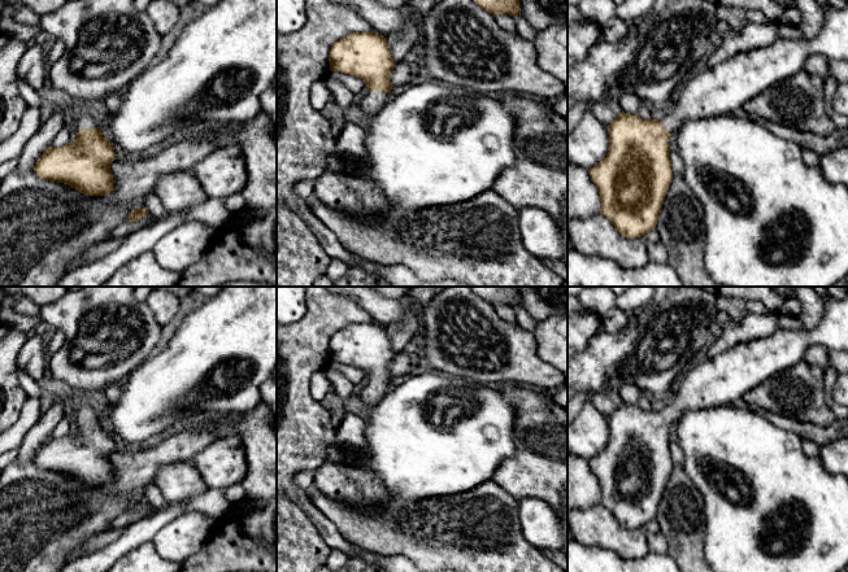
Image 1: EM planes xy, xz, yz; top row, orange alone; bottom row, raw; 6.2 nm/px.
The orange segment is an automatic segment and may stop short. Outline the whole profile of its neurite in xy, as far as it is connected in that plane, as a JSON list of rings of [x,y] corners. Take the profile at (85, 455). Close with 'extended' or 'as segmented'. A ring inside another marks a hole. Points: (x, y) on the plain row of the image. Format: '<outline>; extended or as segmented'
[[[84,402],[77,410],[77,431],[61,438],[49,437],[38,450],[34,462],[40,470],[68,475],[86,486],[108,486],[114,480],[110,460],[114,447],[114,438],[103,427],[99,410]]]; extended

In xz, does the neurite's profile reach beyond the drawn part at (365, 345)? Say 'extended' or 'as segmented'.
extended

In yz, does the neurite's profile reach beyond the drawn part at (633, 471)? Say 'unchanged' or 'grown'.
grown

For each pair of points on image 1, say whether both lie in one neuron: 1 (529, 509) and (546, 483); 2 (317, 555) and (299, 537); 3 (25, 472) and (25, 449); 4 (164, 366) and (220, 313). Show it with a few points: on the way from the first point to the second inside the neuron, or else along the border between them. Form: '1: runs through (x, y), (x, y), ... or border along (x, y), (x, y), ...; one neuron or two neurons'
1: border along (518, 498), (536, 497), (553, 511); two neurons
2: runs through (313, 551), (303, 541); one neuron
3: border along (35, 452), (24, 462), (16, 462); two neurons
4: runs through (178, 353), (205, 327); one neuron

